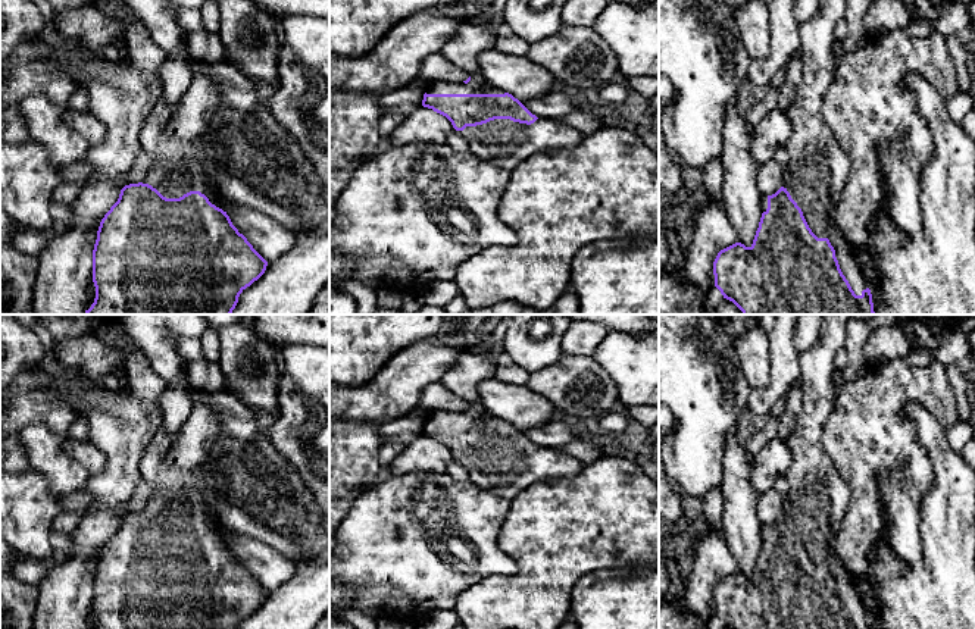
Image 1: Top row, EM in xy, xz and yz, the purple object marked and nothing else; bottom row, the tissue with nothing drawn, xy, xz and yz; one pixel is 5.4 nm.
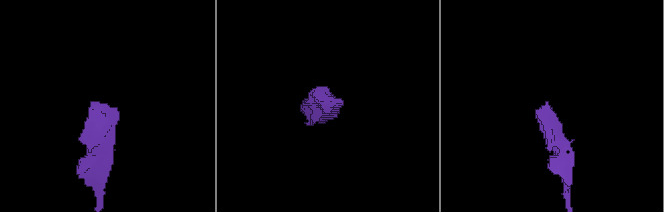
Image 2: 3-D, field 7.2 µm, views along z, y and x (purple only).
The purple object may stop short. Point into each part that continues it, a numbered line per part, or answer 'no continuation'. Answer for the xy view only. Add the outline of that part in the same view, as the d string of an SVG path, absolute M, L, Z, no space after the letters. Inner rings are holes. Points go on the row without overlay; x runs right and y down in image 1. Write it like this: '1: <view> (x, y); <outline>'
1: xy (180, 495); M162 425L143 453L140 473L154 488L154 494L141 511L151 514L166 528L200 520L212 533L222 536L221 517L206 494L212 491L226 498L226 478L210 464L209 459L193 470L169 466L165 456L175 438L176 432L168 432Z

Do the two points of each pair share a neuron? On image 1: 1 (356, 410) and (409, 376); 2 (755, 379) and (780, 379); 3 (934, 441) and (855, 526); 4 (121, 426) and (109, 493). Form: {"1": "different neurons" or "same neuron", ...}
{"1": "same neuron", "2": "different neurons", "3": "different neurons", "4": "same neuron"}

